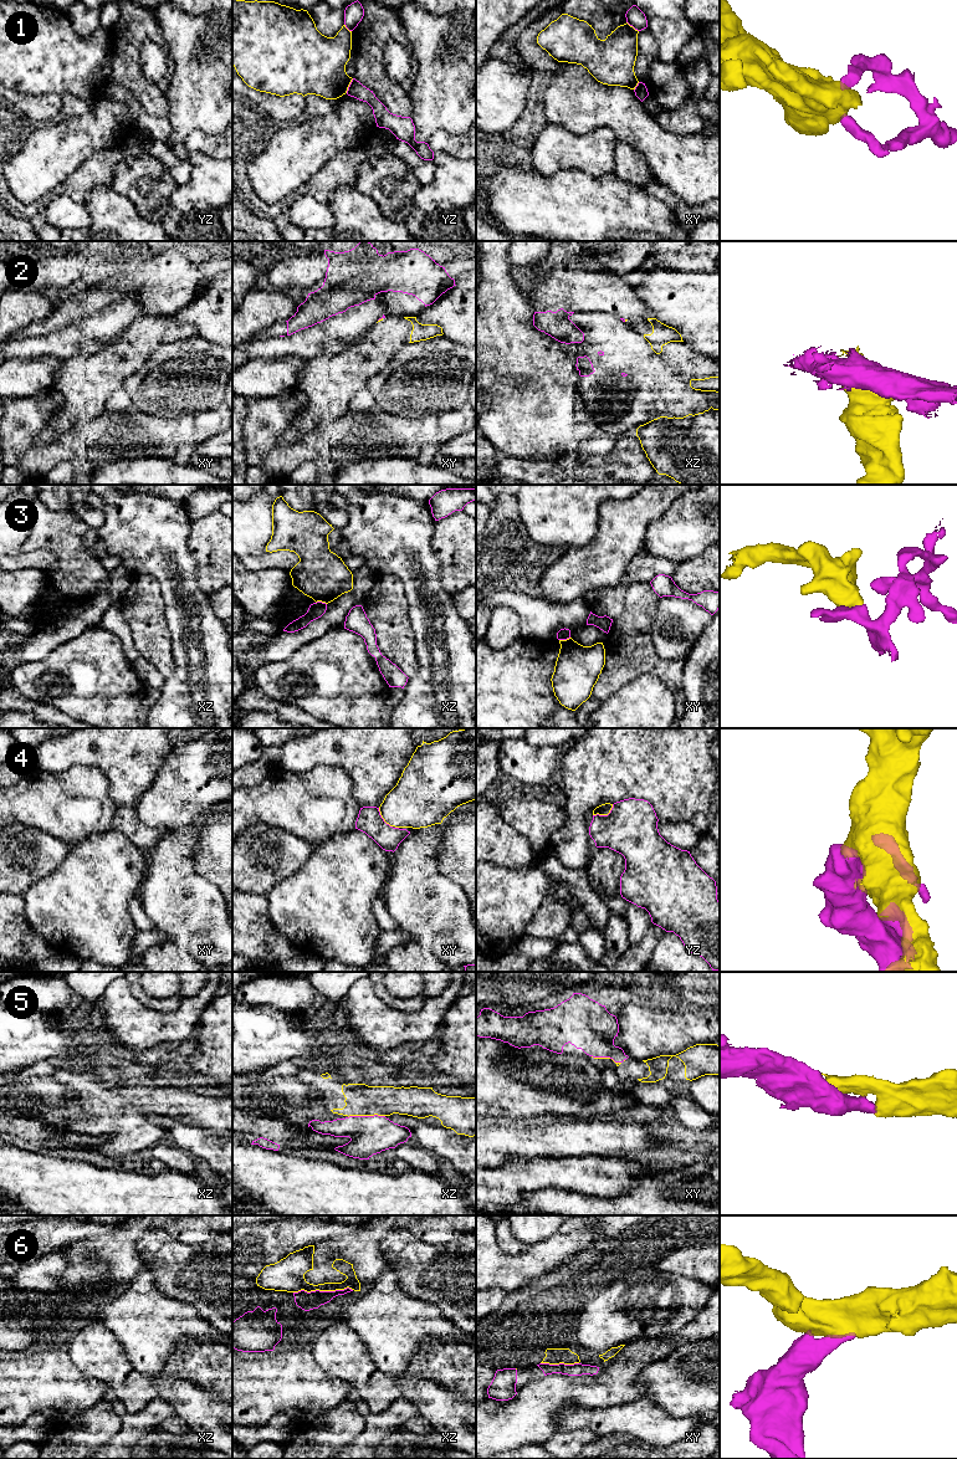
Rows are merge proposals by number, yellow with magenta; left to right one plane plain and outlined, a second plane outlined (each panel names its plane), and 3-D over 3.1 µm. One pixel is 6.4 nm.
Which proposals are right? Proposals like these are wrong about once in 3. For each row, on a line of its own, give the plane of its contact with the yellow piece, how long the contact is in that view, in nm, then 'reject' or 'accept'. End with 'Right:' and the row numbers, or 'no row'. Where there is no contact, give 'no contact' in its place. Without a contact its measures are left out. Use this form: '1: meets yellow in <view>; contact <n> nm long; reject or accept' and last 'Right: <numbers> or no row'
1: meets yellow in yz; contact 110 nm long; reject
2: meets yellow in xy; contact 40 nm long; reject
3: meets yellow in xz; contact 70 nm long; reject
4: meets yellow in yz; contact 150 nm long; reject
5: meets yellow in xz; contact 240 nm long; accept
6: meets yellow in xz; contact 380 nm long; reject
Right: 5

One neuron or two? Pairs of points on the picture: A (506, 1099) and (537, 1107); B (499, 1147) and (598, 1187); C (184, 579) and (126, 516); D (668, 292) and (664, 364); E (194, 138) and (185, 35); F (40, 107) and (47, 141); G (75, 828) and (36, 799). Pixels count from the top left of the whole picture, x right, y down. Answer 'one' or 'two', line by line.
A: one
B: two
C: one
D: two
E: two
F: two
G: one

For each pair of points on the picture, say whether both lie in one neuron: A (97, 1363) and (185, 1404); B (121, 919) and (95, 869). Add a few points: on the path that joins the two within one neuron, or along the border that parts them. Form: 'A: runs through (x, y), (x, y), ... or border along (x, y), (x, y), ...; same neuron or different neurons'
A: runs through (119, 1380), (132, 1388), (163, 1388); same neuron
B: runs through (108, 906), (96, 894), (96, 881); same neuron

